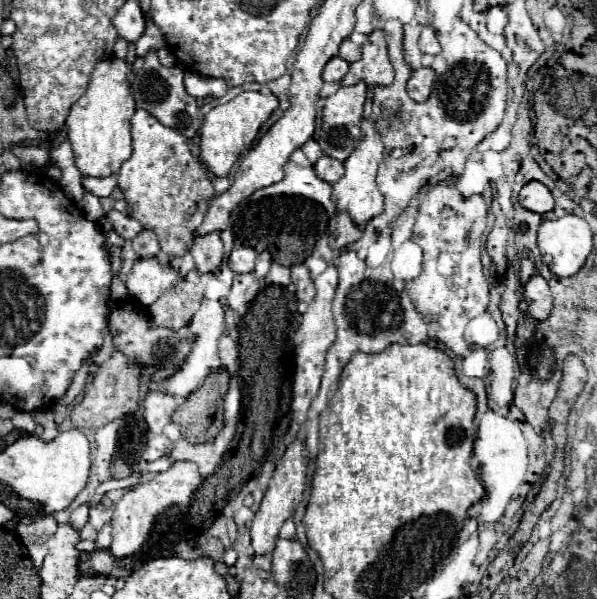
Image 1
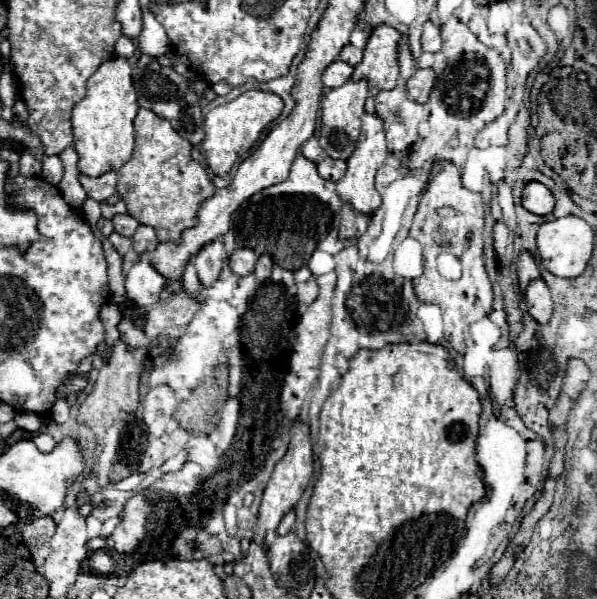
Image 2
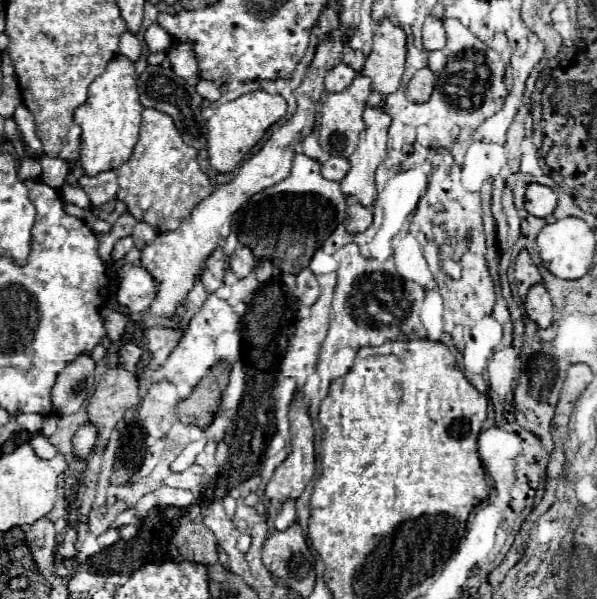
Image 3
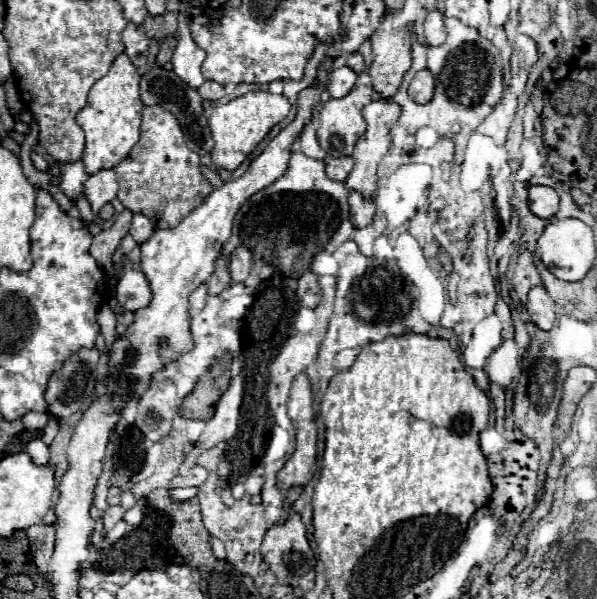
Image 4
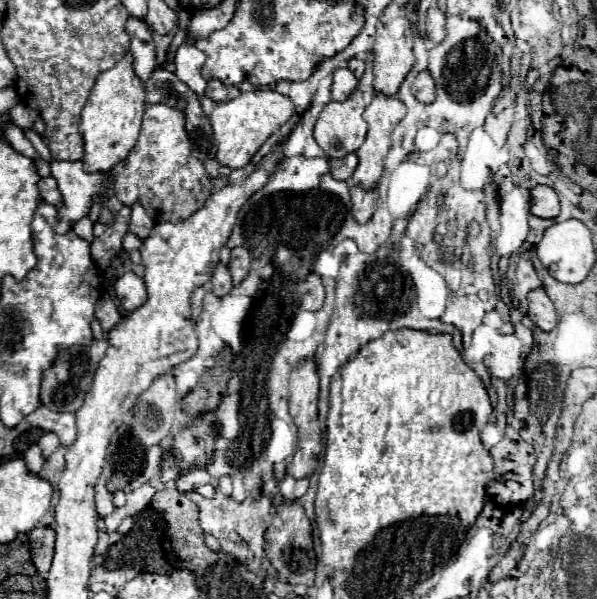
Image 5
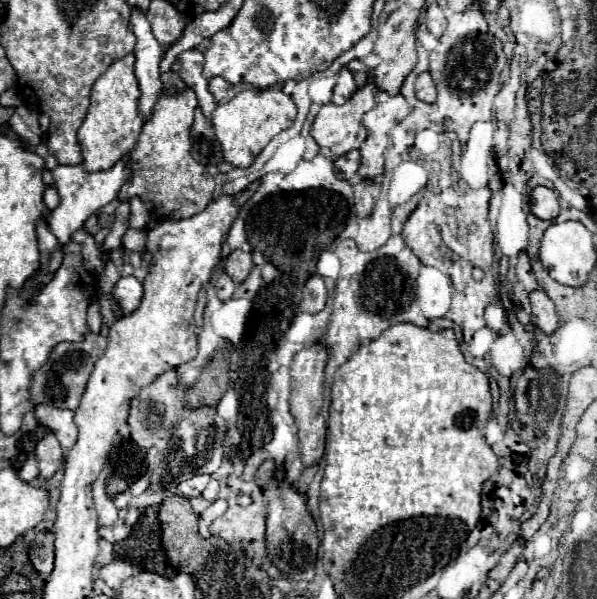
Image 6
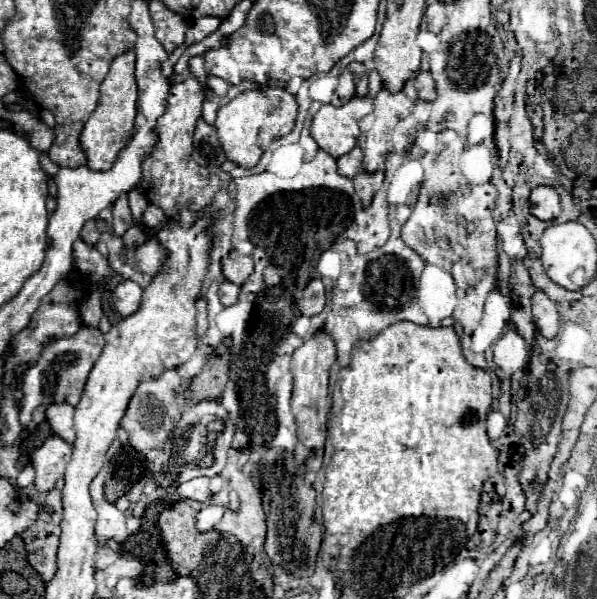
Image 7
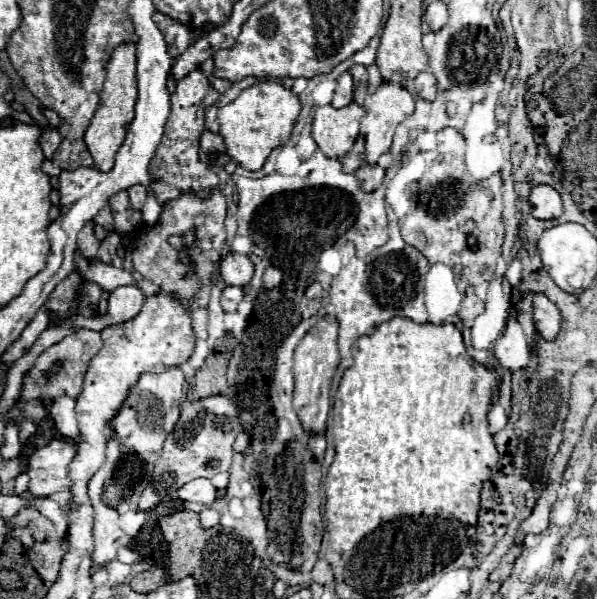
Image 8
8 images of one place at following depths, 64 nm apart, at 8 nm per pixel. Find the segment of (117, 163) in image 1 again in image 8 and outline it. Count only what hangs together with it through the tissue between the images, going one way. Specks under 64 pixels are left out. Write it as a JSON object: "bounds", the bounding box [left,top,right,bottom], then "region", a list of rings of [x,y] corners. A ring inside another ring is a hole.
{"bounds":[84,44,138,172],"region":[[[134,44],[118,46],[114,50],[114,54],[110,56],[106,70],[108,70],[108,74],[106,74],[104,88],[100,92],[98,110],[94,112],[90,126],[84,134],[86,148],[92,154],[96,168],[102,172],[108,172],[114,166],[116,150],[122,146],[122,142],[126,138],[126,130],[134,118],[134,104],[138,98],[138,92],[136,92],[136,46]]]}

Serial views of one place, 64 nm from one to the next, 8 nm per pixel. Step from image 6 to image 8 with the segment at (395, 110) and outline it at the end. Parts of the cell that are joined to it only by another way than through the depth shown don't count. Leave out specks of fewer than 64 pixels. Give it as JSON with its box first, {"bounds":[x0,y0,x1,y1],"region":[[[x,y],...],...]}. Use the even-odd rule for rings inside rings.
{"bounds":[360,74,414,164],"region":[[[394,74],[390,82],[382,84],[372,96],[366,96],[364,106],[366,106],[368,114],[360,120],[360,134],[364,136],[364,142],[366,142],[366,162],[368,164],[376,164],[378,158],[384,152],[390,150],[390,144],[392,144],[392,136],[394,136],[396,126],[414,112],[414,98],[400,84],[400,74]]]}

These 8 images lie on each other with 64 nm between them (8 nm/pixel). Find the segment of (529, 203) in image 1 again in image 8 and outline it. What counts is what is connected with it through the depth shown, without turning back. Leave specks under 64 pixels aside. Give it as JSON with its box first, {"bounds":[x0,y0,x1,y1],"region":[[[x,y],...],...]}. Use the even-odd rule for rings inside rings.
{"bounds":[530,186,562,220],"region":[[[534,186],[530,192],[532,216],[538,220],[556,220],[562,214],[560,194],[552,186]]]}

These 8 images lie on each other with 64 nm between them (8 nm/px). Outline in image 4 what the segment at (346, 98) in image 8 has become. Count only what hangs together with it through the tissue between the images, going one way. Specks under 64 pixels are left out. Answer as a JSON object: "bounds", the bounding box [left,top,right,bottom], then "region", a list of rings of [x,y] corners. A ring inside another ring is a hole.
{"bounds":[326,66,356,98],"region":[[[340,66],[340,68],[332,70],[326,90],[332,98],[342,98],[344,94],[348,94],[348,90],[352,90],[354,82],[356,82],[354,70],[348,68],[348,66]]]}

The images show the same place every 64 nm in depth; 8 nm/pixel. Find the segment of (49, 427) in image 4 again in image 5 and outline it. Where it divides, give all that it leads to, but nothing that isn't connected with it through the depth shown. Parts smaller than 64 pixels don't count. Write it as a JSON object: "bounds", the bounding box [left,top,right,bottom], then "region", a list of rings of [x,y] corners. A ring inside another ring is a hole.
{"bounds":[38,432,60,458],"region":[[[44,432],[44,436],[38,440],[38,444],[42,448],[42,454],[48,458],[56,450],[56,446],[60,444],[60,440],[58,440],[58,436],[54,432]]]}

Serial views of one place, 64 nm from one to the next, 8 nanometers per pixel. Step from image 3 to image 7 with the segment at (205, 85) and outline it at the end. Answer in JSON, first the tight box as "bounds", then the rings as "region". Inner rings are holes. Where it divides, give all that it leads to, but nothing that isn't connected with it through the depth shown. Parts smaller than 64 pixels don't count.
{"bounds":[208,76,228,98],"region":[[[208,76],[208,88],[218,96],[218,98],[224,98],[226,92],[228,92],[228,82],[222,80],[222,78],[216,78],[216,76]]]}

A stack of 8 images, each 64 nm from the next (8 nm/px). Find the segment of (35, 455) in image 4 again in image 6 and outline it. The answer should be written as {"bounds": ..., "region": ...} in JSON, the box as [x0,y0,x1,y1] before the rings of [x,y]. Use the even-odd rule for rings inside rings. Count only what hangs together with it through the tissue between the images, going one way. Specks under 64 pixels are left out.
{"bounds":[20,454,38,482],"region":[[[30,454],[24,462],[24,466],[20,468],[20,478],[24,478],[26,482],[32,482],[38,476],[38,460],[34,454]]]}

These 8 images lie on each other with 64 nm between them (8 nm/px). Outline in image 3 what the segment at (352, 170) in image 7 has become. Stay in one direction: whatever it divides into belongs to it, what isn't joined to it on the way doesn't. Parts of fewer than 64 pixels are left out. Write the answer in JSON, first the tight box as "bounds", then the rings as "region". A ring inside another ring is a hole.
{"bounds":[320,156,348,182],"region":[[[332,156],[332,158],[328,158],[328,160],[322,164],[320,172],[322,172],[322,176],[324,176],[326,180],[336,180],[336,182],[340,182],[340,180],[346,176],[346,172],[348,172],[348,160],[346,160],[346,158],[340,158],[340,156]]]}

